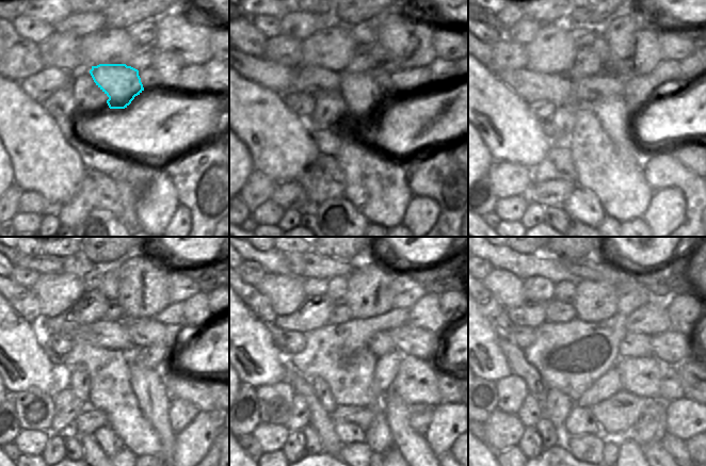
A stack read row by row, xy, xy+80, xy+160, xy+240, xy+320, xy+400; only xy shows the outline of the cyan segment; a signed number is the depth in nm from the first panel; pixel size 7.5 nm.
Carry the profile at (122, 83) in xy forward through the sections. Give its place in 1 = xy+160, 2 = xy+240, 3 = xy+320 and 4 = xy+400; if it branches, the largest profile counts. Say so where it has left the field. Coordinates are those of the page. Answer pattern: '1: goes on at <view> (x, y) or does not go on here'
1: goes on at xy+160 (612, 114)
2: goes on at xy+240 (154, 399)
3: goes on at xy+320 (413, 447)
4: goes on at xy+400 (655, 453)

